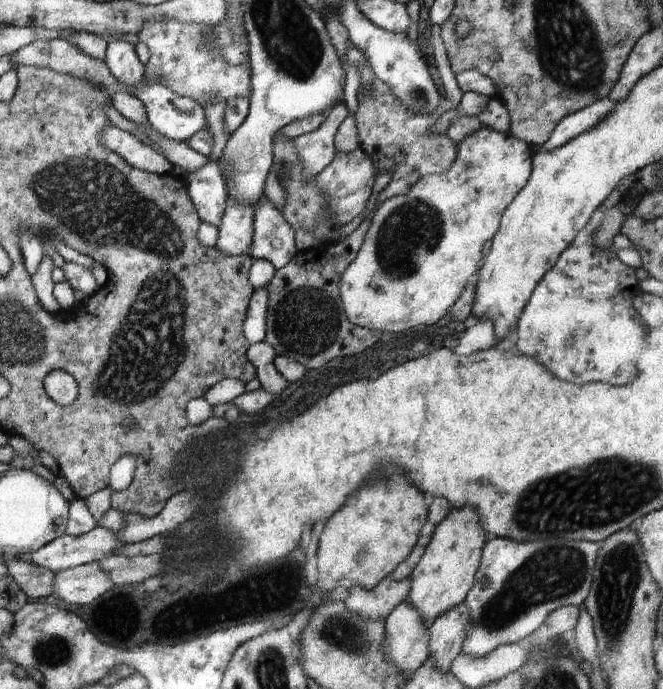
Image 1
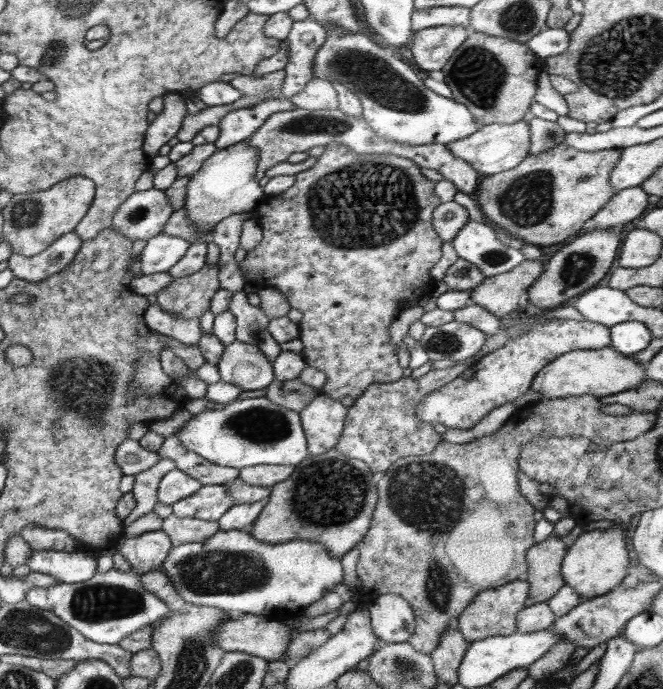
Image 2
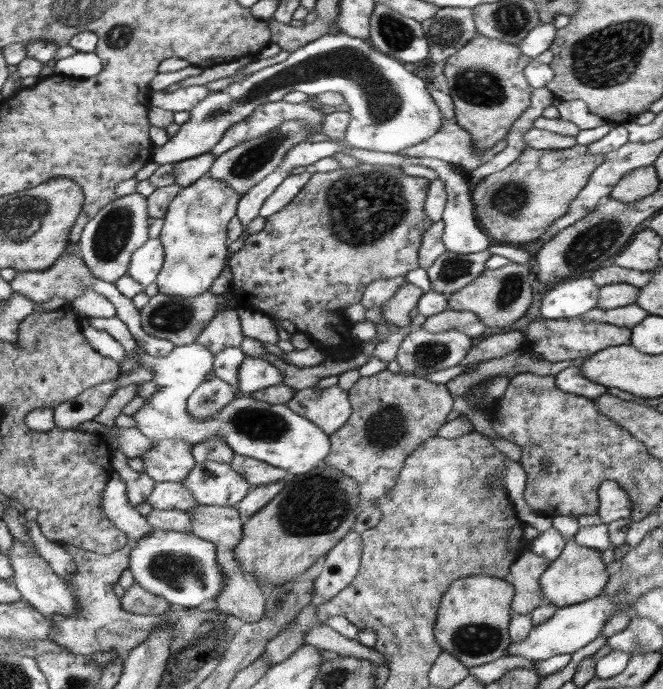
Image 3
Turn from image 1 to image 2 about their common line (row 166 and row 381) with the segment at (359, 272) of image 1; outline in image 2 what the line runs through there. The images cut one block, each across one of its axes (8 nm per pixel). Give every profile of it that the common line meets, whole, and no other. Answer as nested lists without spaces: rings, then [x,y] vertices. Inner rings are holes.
[[[554,319],[480,357],[453,381],[428,393],[415,408],[417,418],[441,430],[470,429],[490,410],[512,403],[531,388],[539,370],[571,350],[596,350],[611,346],[610,327],[579,320]]]

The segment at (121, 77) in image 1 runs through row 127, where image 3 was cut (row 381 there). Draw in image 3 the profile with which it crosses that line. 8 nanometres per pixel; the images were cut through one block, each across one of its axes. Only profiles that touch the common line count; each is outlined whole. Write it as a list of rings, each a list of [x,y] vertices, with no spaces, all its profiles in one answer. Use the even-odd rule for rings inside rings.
[[[90,317],[88,324],[96,330],[107,332],[124,347],[127,354],[136,354],[138,365],[154,372],[153,381],[158,386],[156,392],[144,400],[140,410],[132,414],[135,428],[151,440],[184,439],[194,446],[212,435],[222,435],[233,453],[266,462],[285,470],[290,477],[310,472],[328,456],[331,449],[328,434],[285,404],[268,404],[254,400],[251,396],[240,396],[232,399],[214,418],[208,418],[204,423],[198,423],[196,418],[192,418],[186,410],[187,400],[213,370],[214,356],[208,346],[194,342],[175,346],[166,356],[154,356],[142,349],[138,353],[138,343],[132,333],[116,317]]]

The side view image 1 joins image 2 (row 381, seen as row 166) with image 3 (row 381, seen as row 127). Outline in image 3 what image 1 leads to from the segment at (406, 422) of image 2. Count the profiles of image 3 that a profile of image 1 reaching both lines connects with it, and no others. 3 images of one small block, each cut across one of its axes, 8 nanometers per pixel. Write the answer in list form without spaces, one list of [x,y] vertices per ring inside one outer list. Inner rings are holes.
[[[388,369],[372,376],[360,377],[347,392],[351,404],[351,415],[347,422],[334,434],[330,435],[330,452],[325,463],[354,478],[358,484],[360,505],[364,502],[376,502],[378,498],[386,496],[398,480],[404,460],[422,442],[437,435],[438,430],[447,421],[446,416],[452,410],[452,394],[445,384],[438,384],[416,375],[394,373]]]

